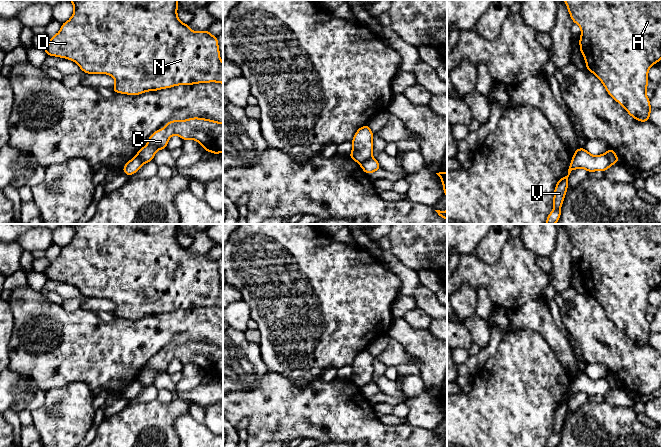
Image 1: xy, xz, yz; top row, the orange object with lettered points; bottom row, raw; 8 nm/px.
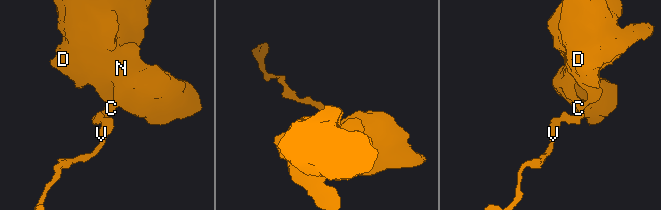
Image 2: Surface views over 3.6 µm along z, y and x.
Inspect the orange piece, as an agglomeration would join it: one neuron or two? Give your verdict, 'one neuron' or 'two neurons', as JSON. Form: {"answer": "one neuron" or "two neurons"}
{"answer": "two neurons"}

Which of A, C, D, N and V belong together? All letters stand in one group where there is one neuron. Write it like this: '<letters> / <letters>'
A C D N / V

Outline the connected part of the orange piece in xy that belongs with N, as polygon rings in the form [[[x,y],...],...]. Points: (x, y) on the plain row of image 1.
[[[70,224],[74,230],[71,242],[42,273],[48,280],[76,286],[87,298],[107,298],[115,303],[114,317],[136,320],[177,309],[216,306],[223,308],[223,287],[218,261],[208,254],[194,256],[178,240],[178,224]]]

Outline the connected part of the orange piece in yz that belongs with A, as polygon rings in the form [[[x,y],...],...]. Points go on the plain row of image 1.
[[[563,224],[568,232],[569,239],[573,245],[581,252],[579,263],[580,276],[586,285],[586,293],[592,296],[604,309],[607,317],[622,331],[627,337],[639,346],[648,346],[652,331],[650,323],[646,320],[648,311],[648,294],[653,288],[661,284],[661,224]]]

